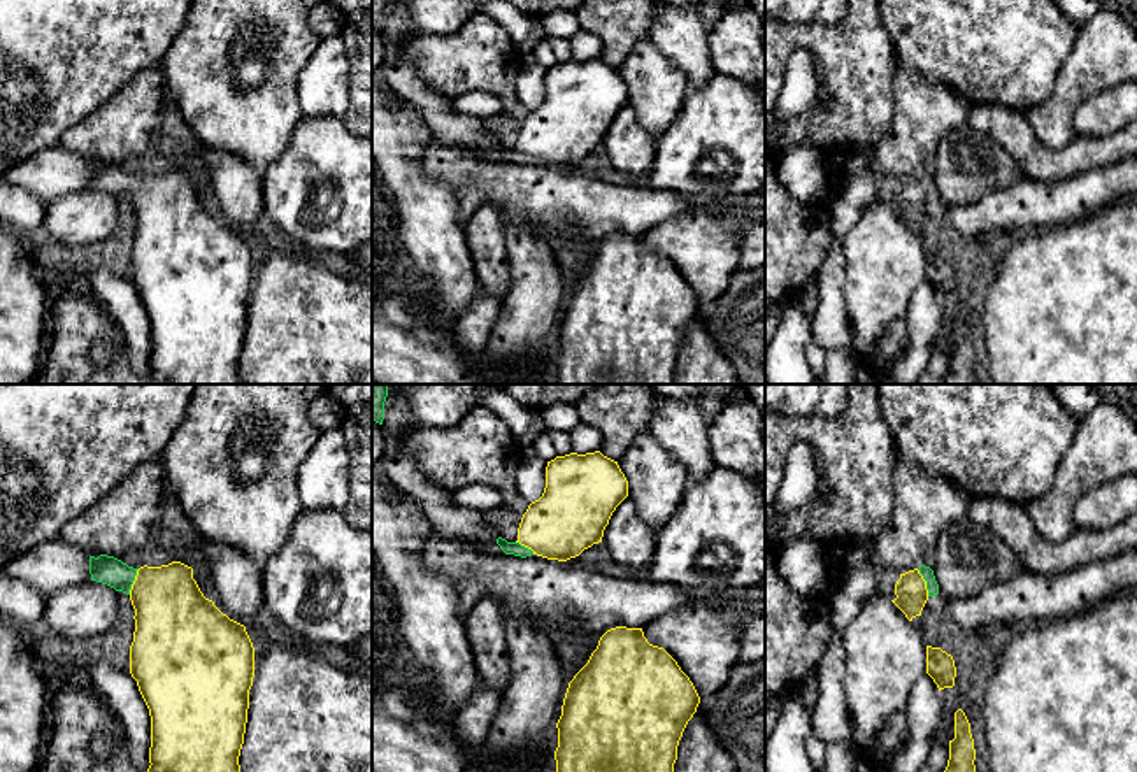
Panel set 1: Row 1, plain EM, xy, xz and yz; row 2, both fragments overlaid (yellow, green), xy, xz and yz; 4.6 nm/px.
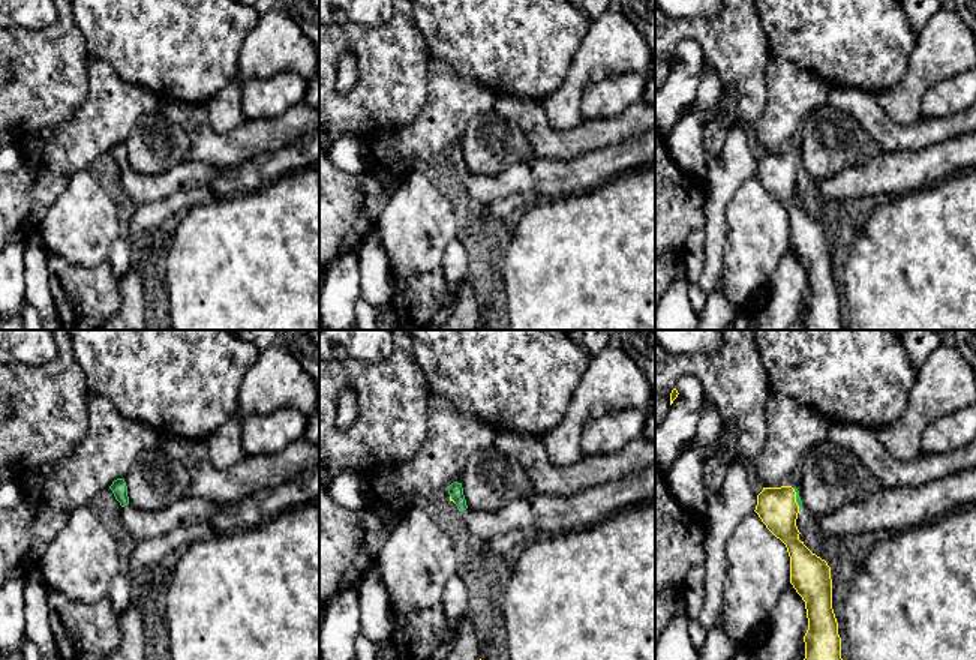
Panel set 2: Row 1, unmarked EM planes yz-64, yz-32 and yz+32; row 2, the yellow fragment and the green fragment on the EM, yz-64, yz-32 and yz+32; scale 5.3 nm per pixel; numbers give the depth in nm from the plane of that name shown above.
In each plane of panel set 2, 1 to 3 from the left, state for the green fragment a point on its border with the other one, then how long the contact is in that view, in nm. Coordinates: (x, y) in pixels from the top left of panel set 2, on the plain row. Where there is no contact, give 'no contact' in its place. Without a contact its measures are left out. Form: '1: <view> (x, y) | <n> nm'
1: no contact
2: yz-32 (450, 162) | 50 nm
3: yz+32 (795, 162) | 130 nm

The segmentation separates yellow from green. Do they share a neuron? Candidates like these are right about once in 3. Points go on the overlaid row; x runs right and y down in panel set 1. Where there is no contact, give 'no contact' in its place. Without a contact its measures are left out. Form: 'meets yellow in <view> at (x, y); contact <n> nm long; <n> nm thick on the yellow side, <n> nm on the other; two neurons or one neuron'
meets yellow in yz at (925, 583); contact 140 nm long; 150 nm thick on the yellow side, 60 nm on the other; one neuron

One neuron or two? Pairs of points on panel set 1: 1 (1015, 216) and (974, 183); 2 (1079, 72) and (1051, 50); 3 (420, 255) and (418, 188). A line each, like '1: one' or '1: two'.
1: two
2: two
3: one

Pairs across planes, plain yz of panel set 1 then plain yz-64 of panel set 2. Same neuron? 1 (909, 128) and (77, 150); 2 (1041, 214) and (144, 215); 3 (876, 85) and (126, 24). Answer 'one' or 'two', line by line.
1: one
2: two
3: two

